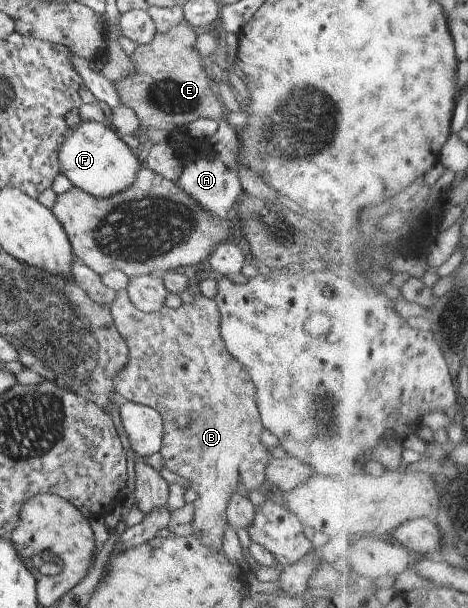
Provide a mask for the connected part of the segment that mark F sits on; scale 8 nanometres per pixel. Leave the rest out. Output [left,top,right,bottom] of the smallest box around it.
[58,119,142,199]

